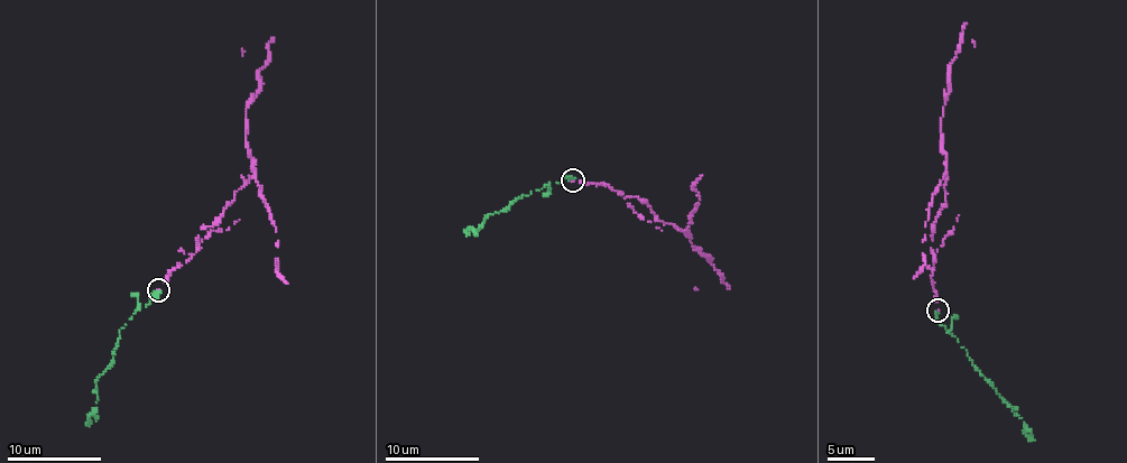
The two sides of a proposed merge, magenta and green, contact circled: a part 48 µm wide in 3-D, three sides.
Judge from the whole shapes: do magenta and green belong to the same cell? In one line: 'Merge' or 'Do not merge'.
Do not merge

